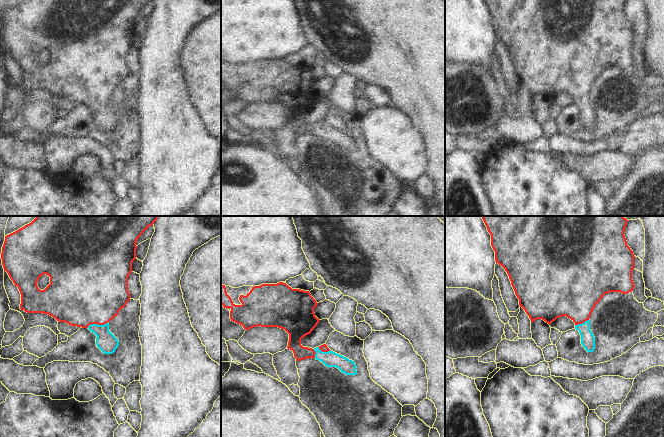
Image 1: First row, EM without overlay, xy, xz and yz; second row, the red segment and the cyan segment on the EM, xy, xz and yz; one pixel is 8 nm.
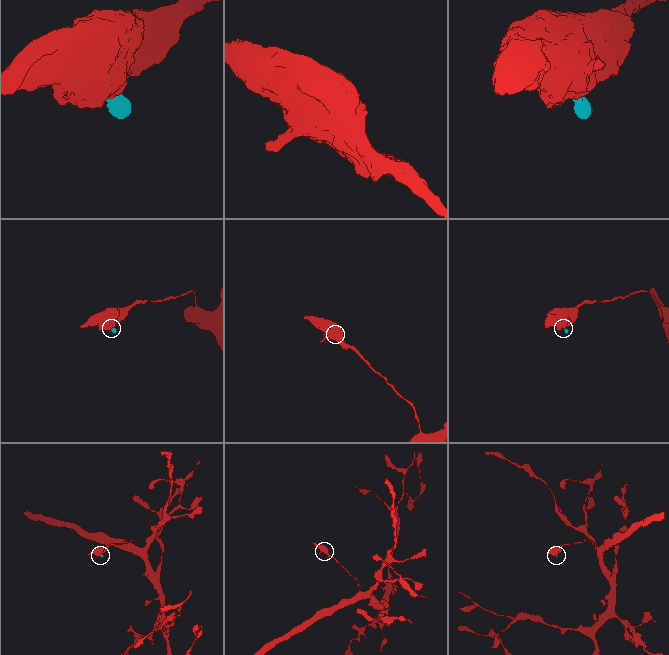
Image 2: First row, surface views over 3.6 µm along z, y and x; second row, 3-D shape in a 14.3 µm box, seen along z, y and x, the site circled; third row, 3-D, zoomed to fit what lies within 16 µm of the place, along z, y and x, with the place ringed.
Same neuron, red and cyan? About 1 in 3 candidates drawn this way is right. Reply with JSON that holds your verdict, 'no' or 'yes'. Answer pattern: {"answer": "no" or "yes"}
{"answer": "yes"}

